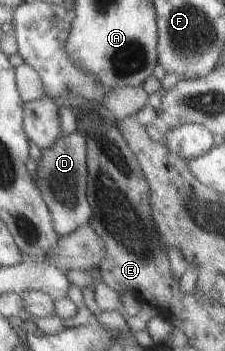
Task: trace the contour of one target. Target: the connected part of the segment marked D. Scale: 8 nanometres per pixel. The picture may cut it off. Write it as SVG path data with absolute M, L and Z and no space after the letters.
M73 131L40 149L33 180L49 210L53 231L60 238L88 223L92 209L86 200L86 147L84 134Z

